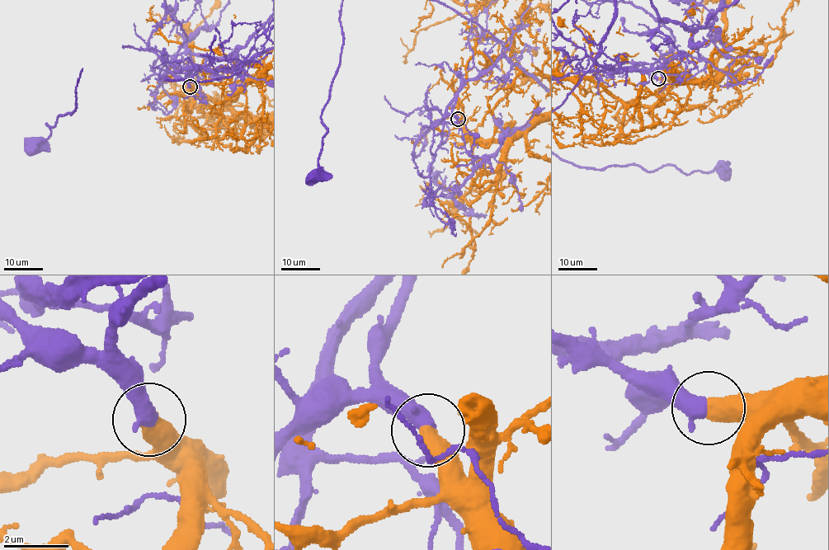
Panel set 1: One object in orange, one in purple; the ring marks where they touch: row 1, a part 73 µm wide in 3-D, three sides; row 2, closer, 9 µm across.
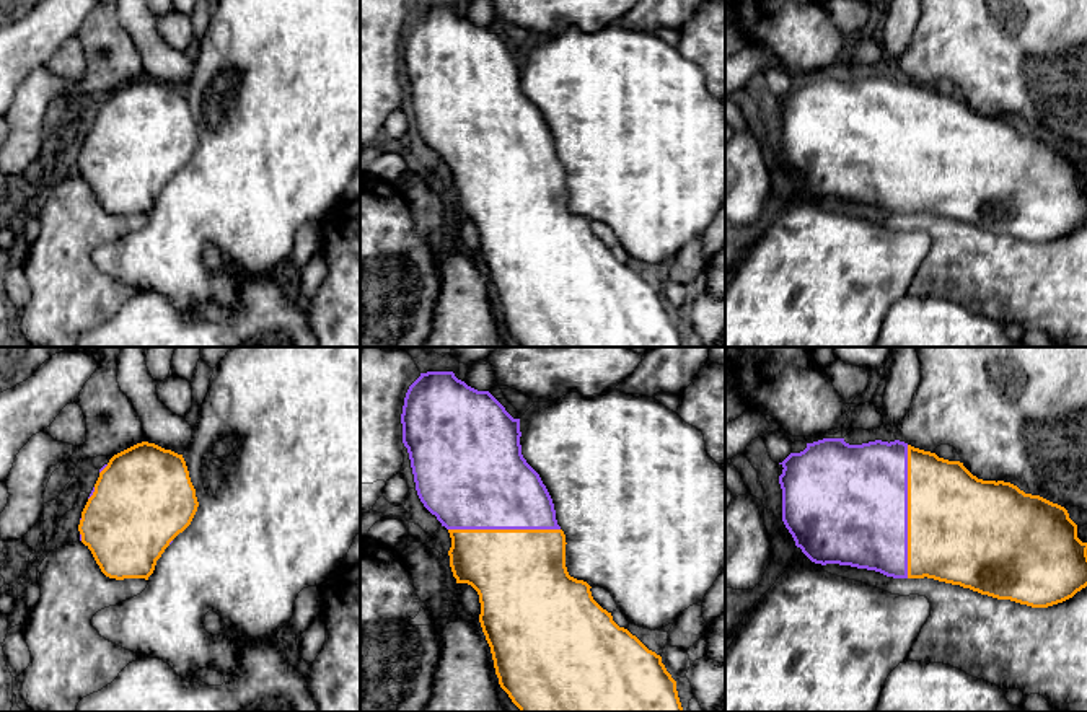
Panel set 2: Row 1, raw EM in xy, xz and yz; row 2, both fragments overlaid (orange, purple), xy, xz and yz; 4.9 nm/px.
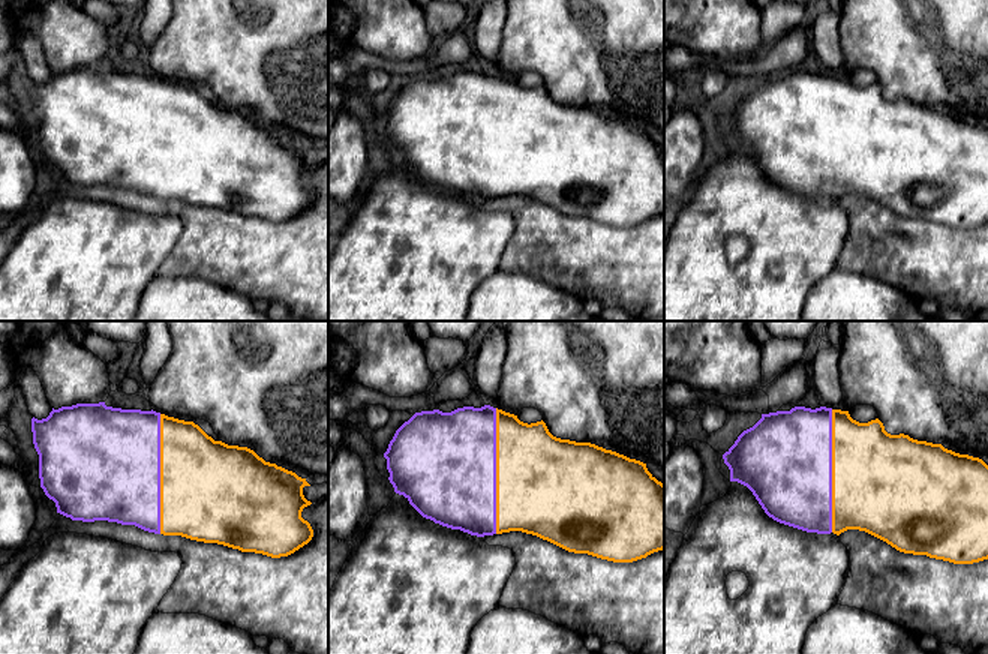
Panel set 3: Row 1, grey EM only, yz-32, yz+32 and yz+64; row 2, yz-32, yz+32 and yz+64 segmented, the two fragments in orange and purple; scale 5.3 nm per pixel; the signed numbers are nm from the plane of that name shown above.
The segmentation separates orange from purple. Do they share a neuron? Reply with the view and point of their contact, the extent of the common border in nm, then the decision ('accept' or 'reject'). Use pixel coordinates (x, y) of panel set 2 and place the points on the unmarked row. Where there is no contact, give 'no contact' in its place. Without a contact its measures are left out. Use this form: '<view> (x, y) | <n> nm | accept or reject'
yz (908, 147) | 650 nm | reject

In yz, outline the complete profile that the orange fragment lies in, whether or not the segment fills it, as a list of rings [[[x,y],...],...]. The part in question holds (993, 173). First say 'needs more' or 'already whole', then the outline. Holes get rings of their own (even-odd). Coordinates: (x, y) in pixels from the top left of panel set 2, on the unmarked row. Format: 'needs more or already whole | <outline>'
already whole | [[[908,80],[908,213],[924,212],[960,220],[997,235],[1010,235],[1032,243],[1048,243],[1072,233],[1087,222],[1087,178],[1077,173],[1077,160],[1069,153],[1064,142],[1040,130],[1025,129],[1010,117],[978,114],[960,96],[948,96],[935,88]]]

